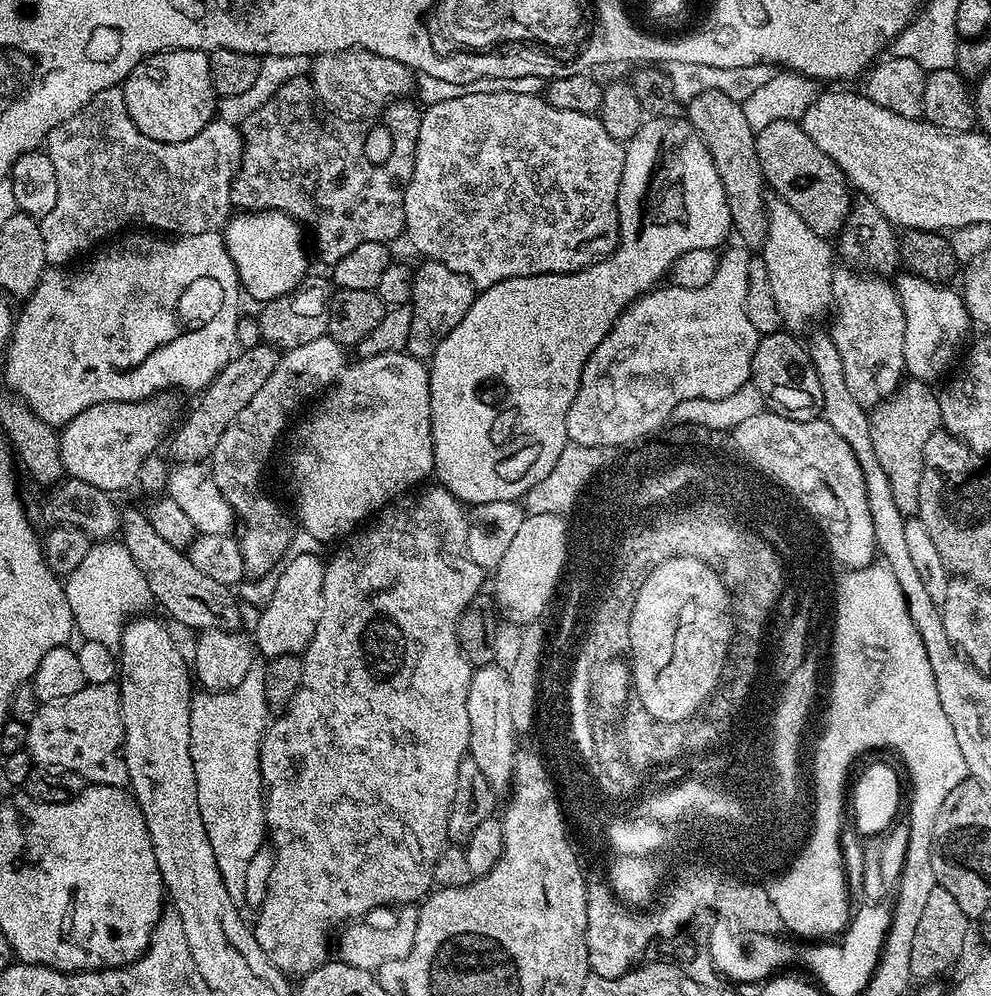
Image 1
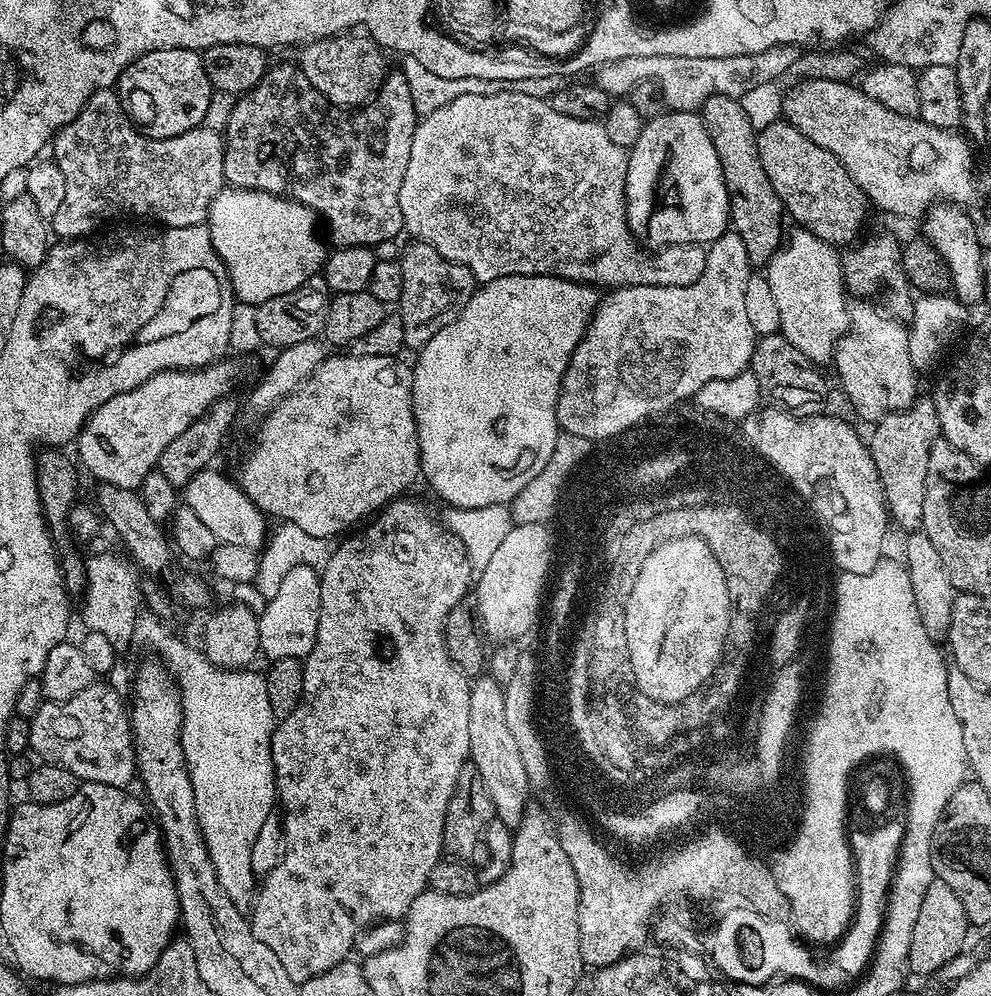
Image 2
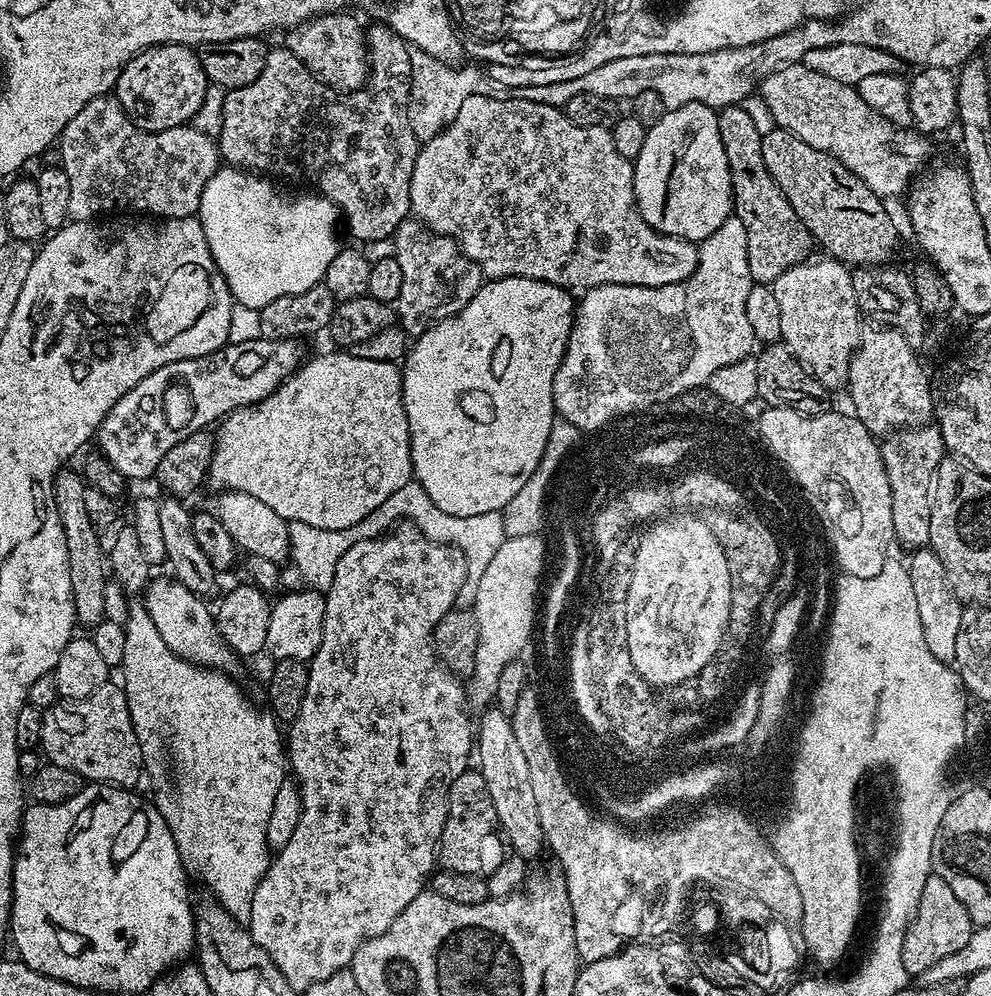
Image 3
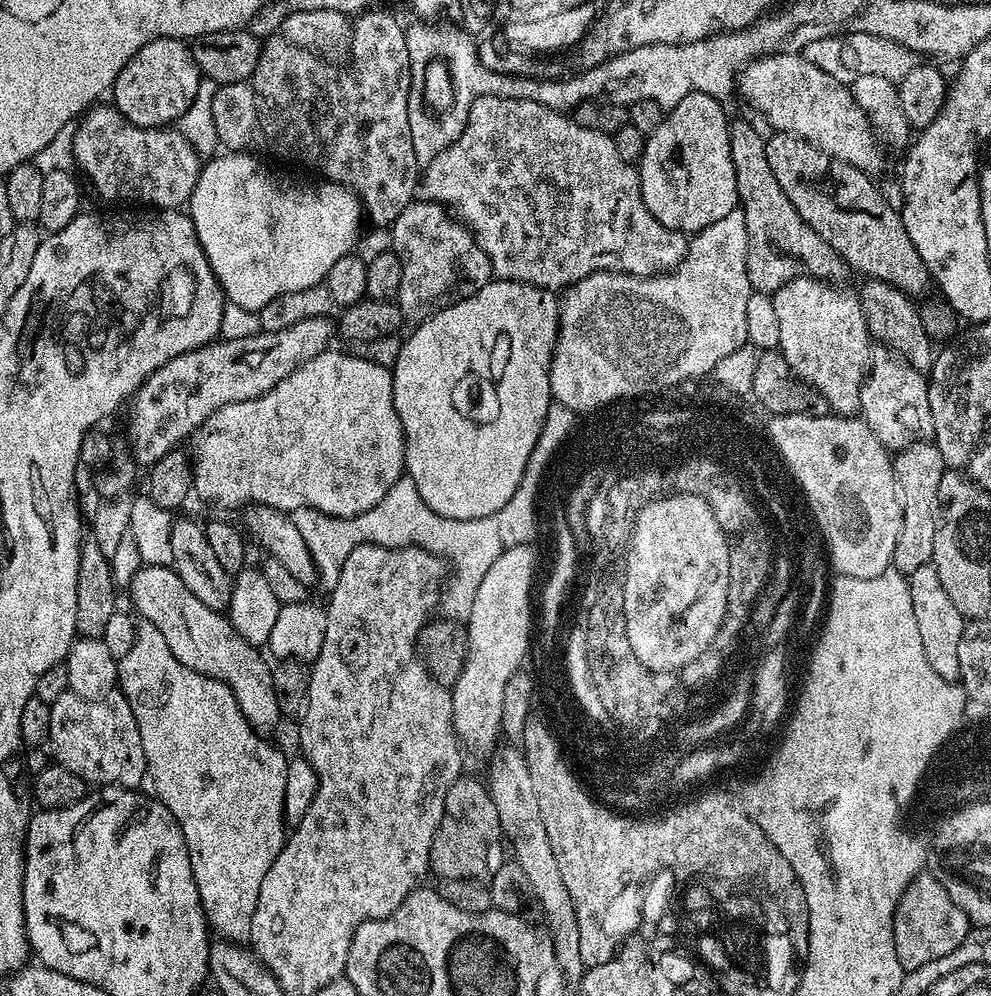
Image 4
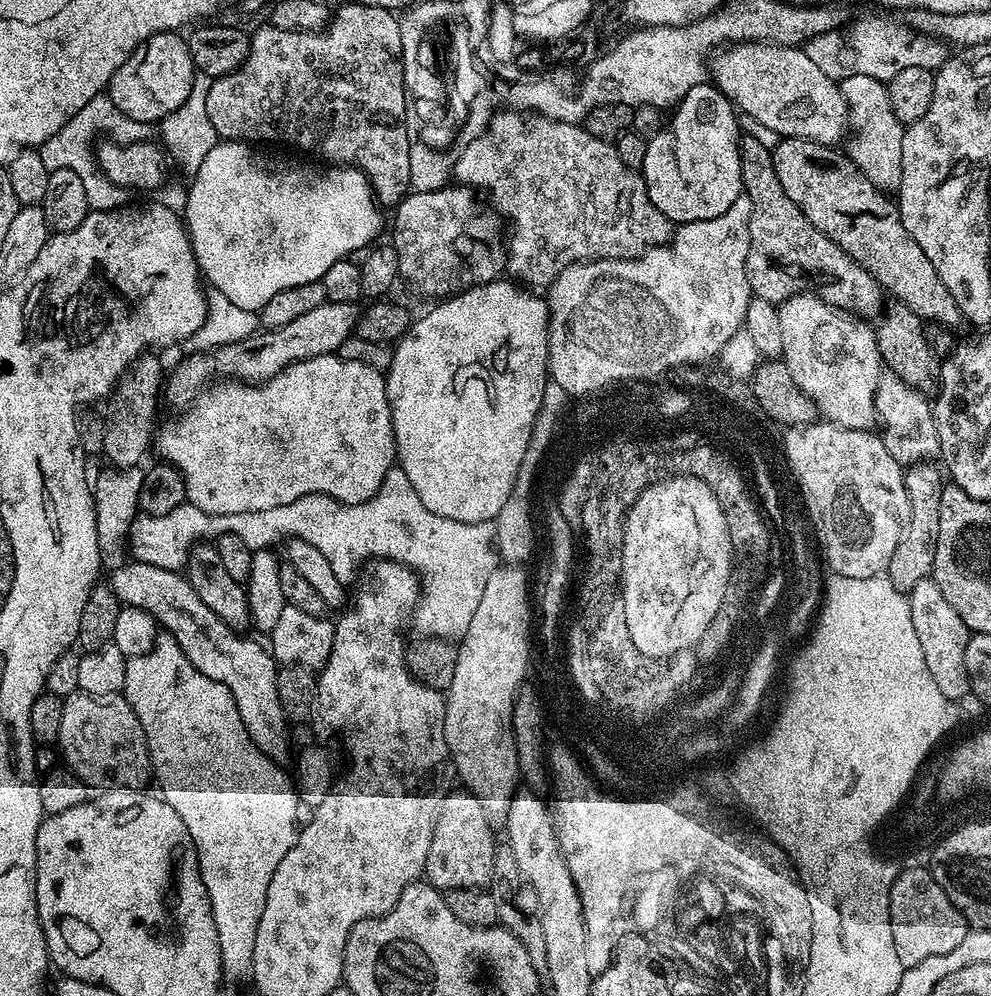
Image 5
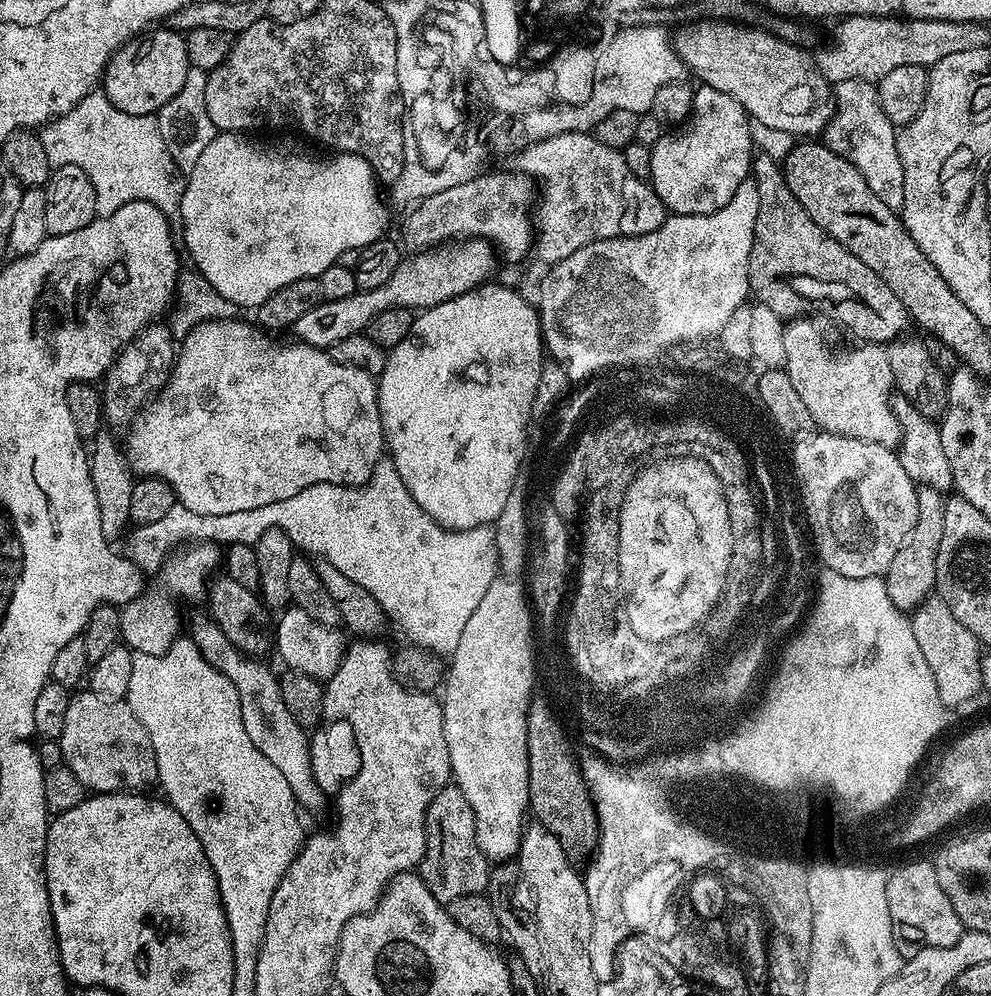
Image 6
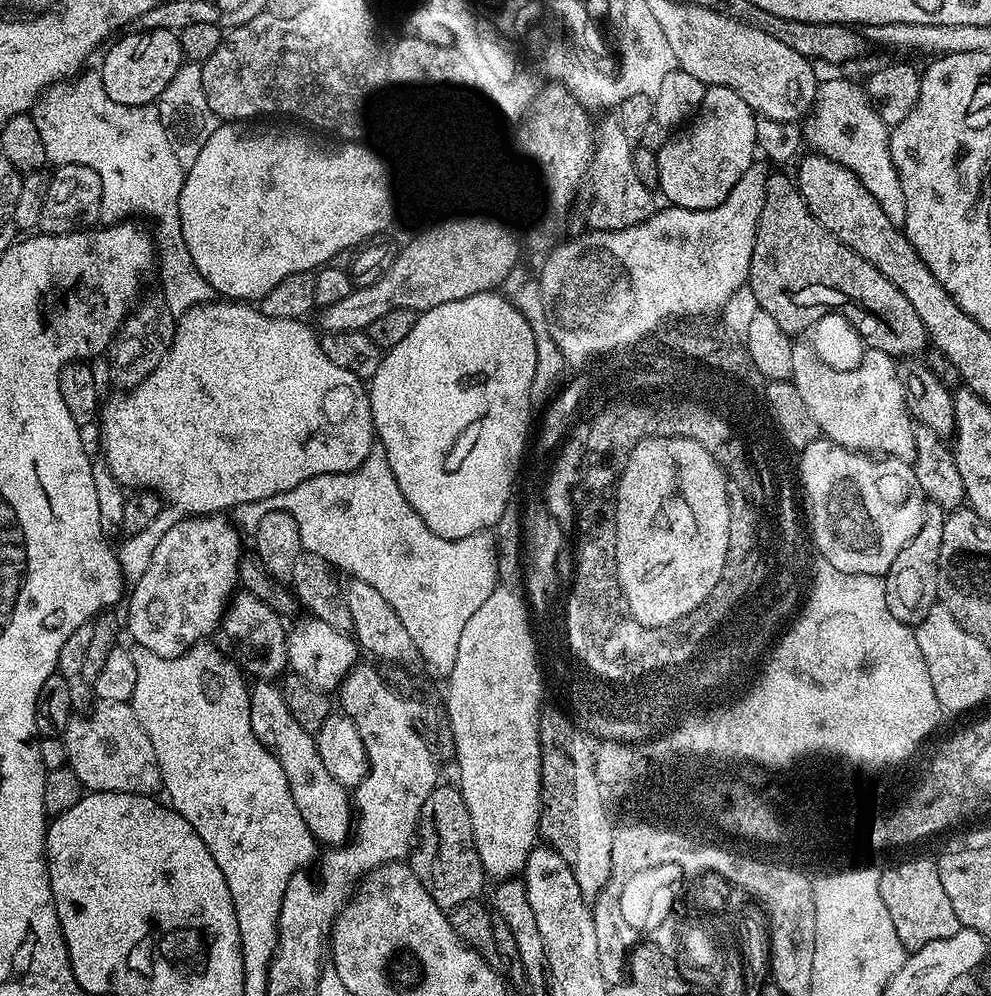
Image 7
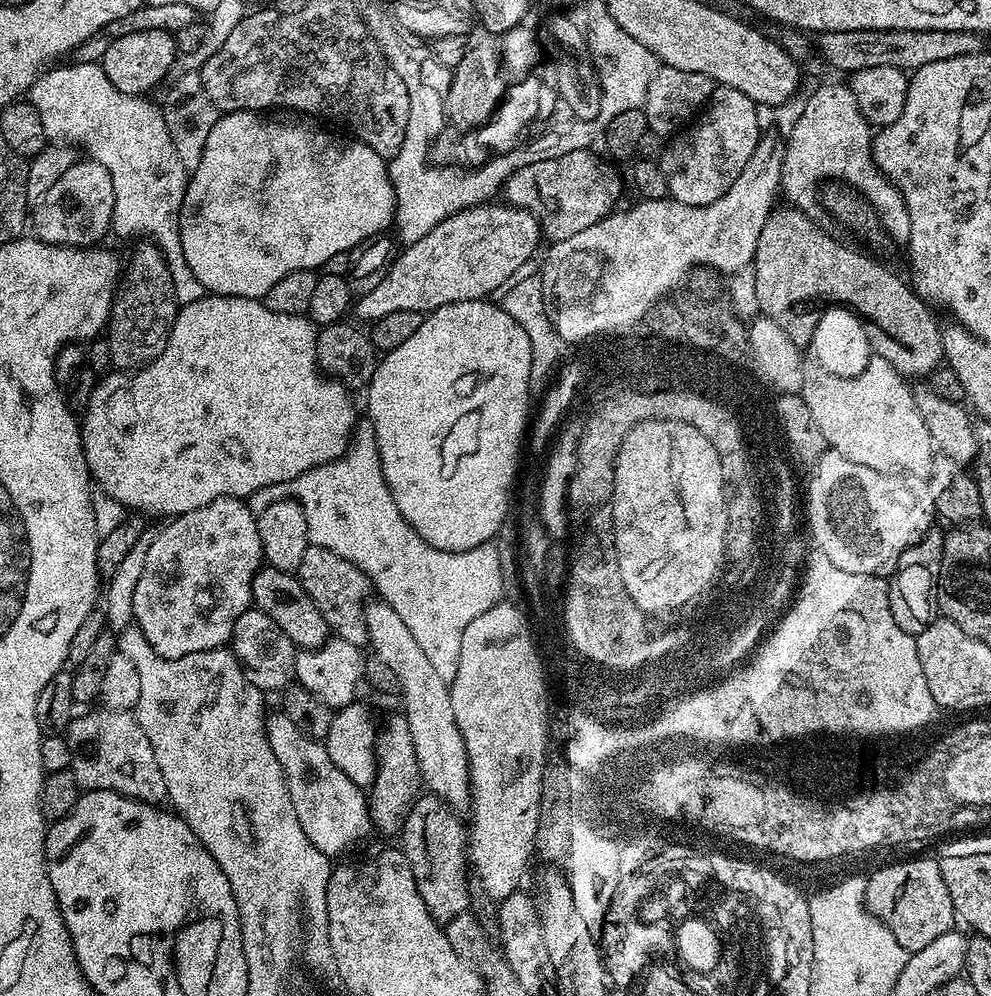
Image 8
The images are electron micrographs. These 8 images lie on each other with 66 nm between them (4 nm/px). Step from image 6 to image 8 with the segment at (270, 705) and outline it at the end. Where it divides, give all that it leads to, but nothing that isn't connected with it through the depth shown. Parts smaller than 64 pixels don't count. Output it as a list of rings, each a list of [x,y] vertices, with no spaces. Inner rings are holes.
[[[283,710],[269,711],[264,729],[270,750],[274,750],[274,758],[278,758],[278,766],[282,766],[284,771],[290,802],[294,802],[294,814],[298,814],[298,822],[302,822],[306,838],[310,838],[310,842],[314,842],[314,846],[318,846],[318,850],[322,850],[322,854],[329,858],[335,858],[339,852],[366,839],[374,825],[372,814],[368,811],[365,789],[352,782],[331,761],[325,745],[302,734],[302,730],[290,722]]]

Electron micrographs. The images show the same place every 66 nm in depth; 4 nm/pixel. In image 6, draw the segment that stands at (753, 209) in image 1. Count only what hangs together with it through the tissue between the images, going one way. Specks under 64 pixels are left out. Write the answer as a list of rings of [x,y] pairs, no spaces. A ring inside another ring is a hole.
[[[757,155],[752,161],[751,175],[758,186],[758,222],[754,222],[754,242],[748,263],[751,295],[782,318],[825,312],[845,324],[860,342],[887,345],[888,341],[905,335],[910,328],[910,317],[906,306],[898,302],[898,294],[862,258],[854,258],[842,242],[830,238],[802,210],[802,202],[786,186],[781,161]]]

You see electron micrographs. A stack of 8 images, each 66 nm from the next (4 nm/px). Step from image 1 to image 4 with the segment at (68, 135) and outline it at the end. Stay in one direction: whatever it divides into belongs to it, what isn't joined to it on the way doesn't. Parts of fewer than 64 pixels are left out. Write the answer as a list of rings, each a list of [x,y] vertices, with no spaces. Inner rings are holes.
[[[115,106],[100,107],[89,108],[75,125],[72,134],[72,153],[78,172],[80,168],[79,175],[85,181],[88,179],[93,190],[104,200],[137,200],[140,203],[137,205],[151,206],[156,210],[183,209],[192,196],[202,167],[202,157],[194,150],[194,146],[186,142],[180,131],[171,127],[140,128],[131,124]]]

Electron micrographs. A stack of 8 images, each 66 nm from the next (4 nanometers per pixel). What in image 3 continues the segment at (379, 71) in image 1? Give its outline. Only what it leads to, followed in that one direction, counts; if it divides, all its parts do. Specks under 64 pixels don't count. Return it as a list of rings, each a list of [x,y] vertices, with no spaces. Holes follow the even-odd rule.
[[[347,11],[328,12],[313,20],[302,22],[296,28],[287,29],[286,46],[323,84],[340,94],[351,94],[363,88],[368,80],[370,61],[366,43],[365,25],[360,25],[356,14]]]

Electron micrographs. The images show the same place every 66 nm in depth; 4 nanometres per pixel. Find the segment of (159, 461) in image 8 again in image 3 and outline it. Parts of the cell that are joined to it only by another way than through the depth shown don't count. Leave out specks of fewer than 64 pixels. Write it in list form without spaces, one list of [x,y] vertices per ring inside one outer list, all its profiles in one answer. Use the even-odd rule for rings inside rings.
[[[332,350],[316,356],[312,361],[301,363],[300,366],[280,384],[272,395],[267,396],[262,402],[251,404],[249,408],[235,408],[230,415],[219,421],[214,432],[214,447],[212,461],[208,467],[207,479],[217,484],[217,489],[230,492],[245,492],[261,502],[266,502],[274,514],[289,522],[318,526],[318,530],[346,530],[362,518],[366,518],[394,490],[402,490],[412,475],[412,451],[410,450],[410,426],[406,422],[406,406],[402,402],[402,372],[399,367],[390,362],[370,362],[370,358],[358,358],[348,350]]]

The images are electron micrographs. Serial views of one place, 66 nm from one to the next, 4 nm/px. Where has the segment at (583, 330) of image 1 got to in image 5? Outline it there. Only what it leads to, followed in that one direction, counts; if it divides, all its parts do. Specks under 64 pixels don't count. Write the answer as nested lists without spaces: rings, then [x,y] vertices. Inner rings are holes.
[[[705,82],[686,93],[673,112],[672,120],[670,116],[660,133],[648,140],[642,175],[650,202],[676,226],[718,218],[744,191],[737,109],[715,83]],[[508,278],[492,280],[489,284],[479,284],[439,301],[421,320],[413,319],[408,332],[396,341],[392,348],[392,361],[386,373],[388,382],[388,401],[392,415],[392,429],[396,443],[396,459],[398,467],[410,478],[410,486],[414,486],[418,498],[422,498],[422,506],[434,514],[442,514],[442,518],[454,518],[454,522],[486,522],[495,521],[496,515],[507,498],[515,489],[518,468],[525,457],[526,446],[530,443],[531,430],[535,426],[539,407],[542,406],[543,388],[550,381],[548,374],[548,302],[543,295],[535,296],[535,291],[521,286]]]

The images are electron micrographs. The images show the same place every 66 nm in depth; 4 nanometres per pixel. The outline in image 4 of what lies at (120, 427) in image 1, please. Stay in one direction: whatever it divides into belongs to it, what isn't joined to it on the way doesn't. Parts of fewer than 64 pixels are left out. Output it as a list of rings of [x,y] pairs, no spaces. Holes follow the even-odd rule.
[[[328,316],[306,318],[286,330],[277,332],[260,332],[250,338],[234,338],[223,340],[217,338],[210,344],[190,350],[186,354],[178,354],[178,358],[170,358],[158,370],[154,370],[145,378],[143,384],[131,397],[132,409],[128,412],[128,444],[130,455],[137,465],[151,466],[158,462],[167,452],[173,451],[184,439],[191,437],[197,428],[210,418],[222,406],[234,402],[246,402],[274,390],[282,378],[286,378],[298,366],[310,362],[310,358],[318,358],[318,354],[329,351],[328,344],[334,340],[334,324]]]

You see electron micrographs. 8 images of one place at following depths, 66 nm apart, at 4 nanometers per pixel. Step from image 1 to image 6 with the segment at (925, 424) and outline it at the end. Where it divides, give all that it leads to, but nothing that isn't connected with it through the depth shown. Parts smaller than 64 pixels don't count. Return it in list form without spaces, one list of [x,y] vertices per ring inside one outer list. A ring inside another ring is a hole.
[[[923,486],[917,487],[916,493],[918,519],[914,530],[908,536],[907,542],[898,550],[898,554],[894,554],[894,562],[890,562],[887,572],[883,575],[886,594],[890,594],[894,606],[898,606],[898,610],[905,614],[915,612],[921,602],[933,595],[936,587],[938,546],[942,546],[942,529],[946,518],[945,493]]]

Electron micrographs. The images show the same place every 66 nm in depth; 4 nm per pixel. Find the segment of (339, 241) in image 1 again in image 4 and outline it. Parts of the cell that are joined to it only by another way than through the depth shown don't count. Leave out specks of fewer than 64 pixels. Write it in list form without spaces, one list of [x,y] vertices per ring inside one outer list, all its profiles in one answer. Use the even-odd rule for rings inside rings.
[[[365,10],[352,20],[352,46],[350,49],[350,59],[348,68],[342,67],[339,63],[329,62],[322,56],[298,46],[294,42],[285,40],[283,35],[276,34],[263,41],[258,66],[254,66],[254,74],[250,78],[242,78],[242,82],[230,82],[217,87],[214,94],[214,130],[218,134],[221,145],[230,152],[247,152],[249,154],[264,154],[269,152],[272,156],[277,156],[280,160],[297,160],[300,164],[316,164],[320,160],[320,172],[325,181],[333,184],[341,184],[343,188],[348,188],[355,192],[360,198],[362,212],[376,224],[391,226],[394,218],[406,210],[406,206],[417,199],[418,181],[422,172],[418,167],[414,152],[414,145],[411,142],[411,132],[407,122],[408,100],[414,96],[412,90],[412,73],[414,67],[410,60],[410,53],[406,50],[405,25],[399,24],[388,12],[376,12],[377,10]]]

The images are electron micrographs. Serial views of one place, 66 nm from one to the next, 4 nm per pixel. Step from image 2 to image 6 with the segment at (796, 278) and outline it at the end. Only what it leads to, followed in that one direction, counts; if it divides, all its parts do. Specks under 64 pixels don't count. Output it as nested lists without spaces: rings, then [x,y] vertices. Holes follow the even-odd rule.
[[[792,318],[785,323],[786,362],[784,371],[790,374],[790,382],[802,398],[807,408],[816,411],[815,419],[821,429],[826,432],[836,432],[839,436],[862,438],[866,442],[896,446],[900,443],[900,423],[892,409],[894,385],[890,374],[890,361],[886,358],[886,347],[882,344],[861,343],[860,348],[852,348],[839,356],[828,345],[824,332],[815,324],[812,318]]]

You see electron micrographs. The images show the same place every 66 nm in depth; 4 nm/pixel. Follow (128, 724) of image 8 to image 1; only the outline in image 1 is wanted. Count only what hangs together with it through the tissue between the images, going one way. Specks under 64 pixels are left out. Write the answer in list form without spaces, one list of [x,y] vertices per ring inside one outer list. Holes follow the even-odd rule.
[[[119,683],[88,684],[78,694],[61,700],[58,704],[41,704],[28,725],[27,752],[37,764],[66,766],[74,770],[89,785],[105,784],[124,788],[128,784],[128,771],[124,761],[124,719],[120,709]]]

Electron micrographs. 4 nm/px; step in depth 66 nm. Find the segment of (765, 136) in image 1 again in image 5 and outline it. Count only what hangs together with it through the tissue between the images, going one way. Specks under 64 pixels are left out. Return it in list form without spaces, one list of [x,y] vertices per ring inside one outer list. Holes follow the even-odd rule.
[[[785,136],[775,142],[777,144],[772,148],[774,170],[778,173],[778,182],[782,182],[782,190],[786,190],[786,198],[790,198],[790,202],[794,202],[794,206],[798,206],[798,210],[802,210],[802,214],[806,214],[806,218],[810,218],[810,222],[826,234],[826,238],[833,240],[842,250],[846,250],[846,254],[850,254],[850,258],[854,258],[854,262],[858,262],[858,266],[865,268],[893,301],[914,310],[922,321],[955,329],[955,324],[962,320],[958,302],[954,302],[954,294],[950,294],[942,278],[938,278],[938,270],[934,270],[922,246],[918,246],[906,226],[902,226],[897,201],[891,195],[879,192],[874,182],[870,182],[870,178],[854,166],[852,159],[835,147],[797,136]]]

